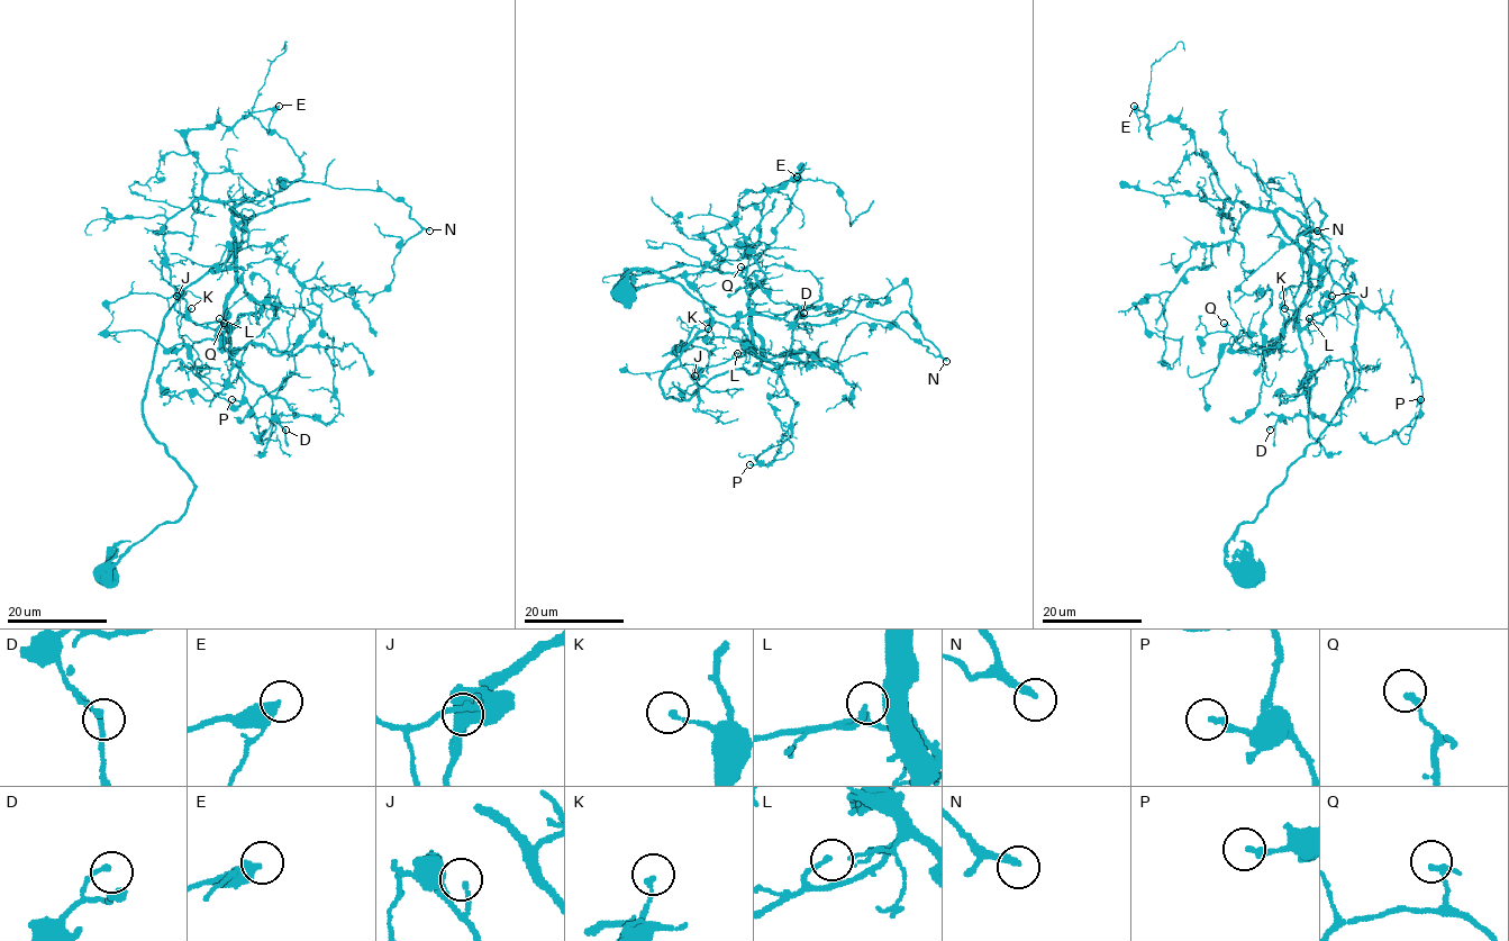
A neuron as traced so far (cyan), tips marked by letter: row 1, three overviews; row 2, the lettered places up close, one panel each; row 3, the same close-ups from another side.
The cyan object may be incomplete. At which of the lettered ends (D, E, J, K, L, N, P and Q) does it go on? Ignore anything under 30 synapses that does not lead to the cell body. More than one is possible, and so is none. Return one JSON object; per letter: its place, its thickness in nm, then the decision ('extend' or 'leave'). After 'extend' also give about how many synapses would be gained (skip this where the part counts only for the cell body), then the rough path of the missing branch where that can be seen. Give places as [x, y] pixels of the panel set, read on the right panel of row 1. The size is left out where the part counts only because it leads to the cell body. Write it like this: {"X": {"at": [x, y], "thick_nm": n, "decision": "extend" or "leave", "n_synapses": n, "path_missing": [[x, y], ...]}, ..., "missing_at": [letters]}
{"D": {"at": [1270, 430], "thick_nm": 170, "decision": "leave"}, "E": {"at": [1134, 106], "thick_nm": 440, "decision": "leave"}, "J": {"at": [1332, 296], "thick_nm": 150, "decision": "leave"}, "K": {"at": [1284, 308], "thick_nm": 180, "decision": "leave"}, "L": {"at": [1309, 318], "thick_nm": 160, "decision": "leave"}, "N": {"at": [1317, 231], "thick_nm": 260, "decision": "extend", "n_synapses": 100, "path_missing": [[1317, 231], [1334, 228], [1342, 183], [1383, 127], [1330, 186], [1309, 182], [1235, 242], [1226, 269], [1208, 219]]}, "P": {"at": [1420, 399], "thick_nm": 220, "decision": "leave"}, "Q": {"at": [1224, 323], "thick_nm": 200, "decision": "leave"}, "missing_at": ["N"]}

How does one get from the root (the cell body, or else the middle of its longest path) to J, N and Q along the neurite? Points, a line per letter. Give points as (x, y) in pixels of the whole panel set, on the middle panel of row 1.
J: (623, 295), (650, 268), (709, 315), (662, 372), (679, 400), (758, 369), (750, 319), (752, 353), (694, 376)
N: (623, 295), (650, 268), (710, 317), (665, 398), (758, 369), (742, 316), (901, 284), (946, 361)
Q: (623, 295), (650, 268), (709, 315), (662, 372), (687, 400), (758, 369), (741, 267)

